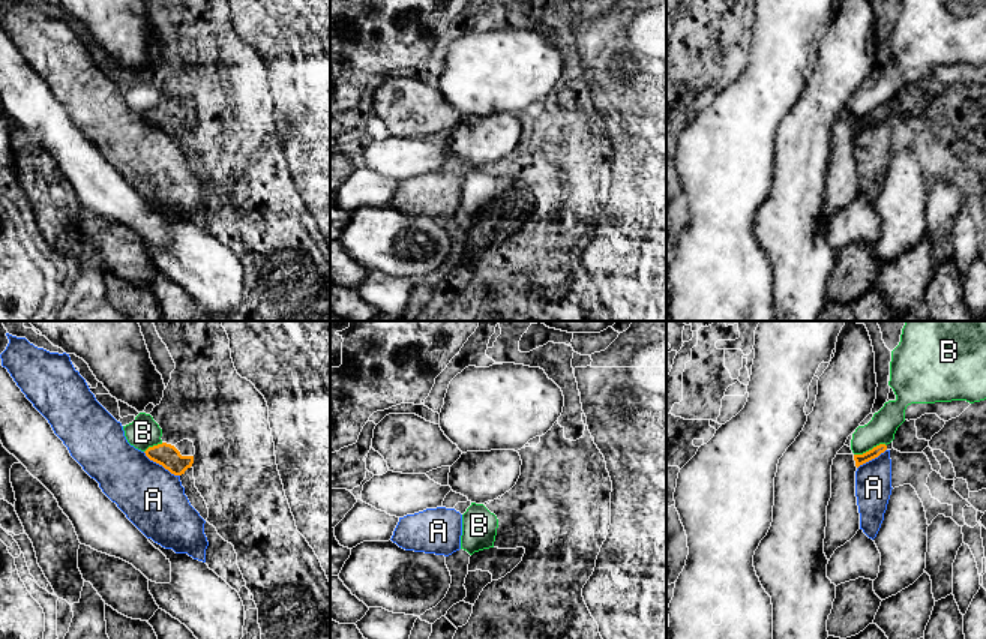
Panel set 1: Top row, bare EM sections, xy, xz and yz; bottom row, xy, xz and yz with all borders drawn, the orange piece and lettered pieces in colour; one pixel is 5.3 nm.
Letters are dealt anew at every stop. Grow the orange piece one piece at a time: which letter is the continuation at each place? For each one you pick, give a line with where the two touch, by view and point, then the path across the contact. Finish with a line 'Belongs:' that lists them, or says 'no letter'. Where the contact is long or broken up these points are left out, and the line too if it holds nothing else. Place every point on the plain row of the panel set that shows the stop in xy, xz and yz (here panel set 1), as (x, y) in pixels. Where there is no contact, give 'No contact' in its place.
Belongs: no letter

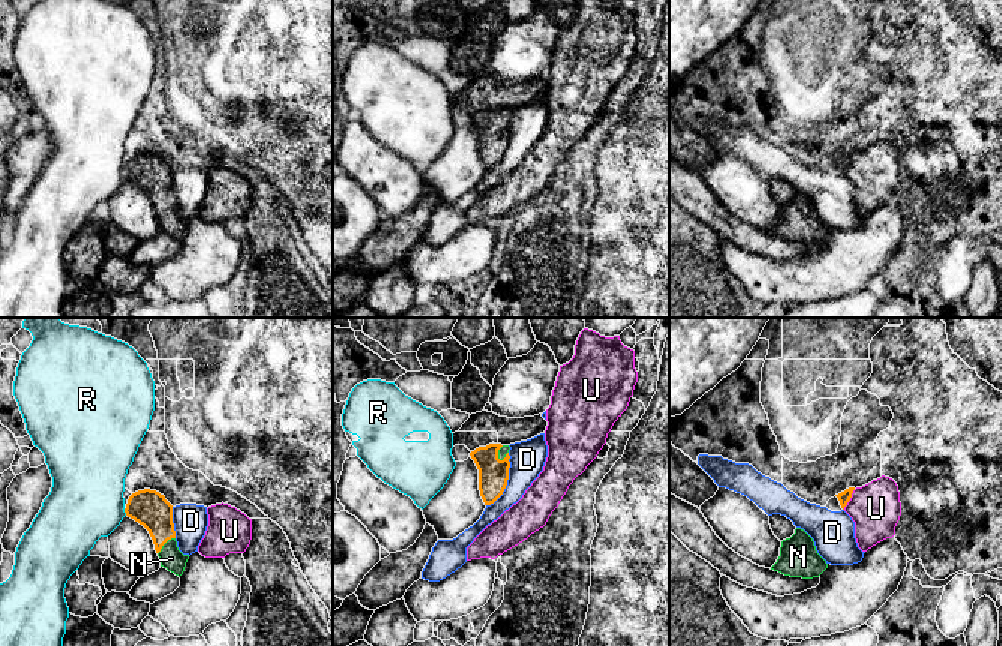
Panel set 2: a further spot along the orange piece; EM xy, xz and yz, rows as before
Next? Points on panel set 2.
N: Touches orange at xy (164, 207). Path across: xy (150, 173), (158, 183), (164, 207), (171, 222)
Belongs: N

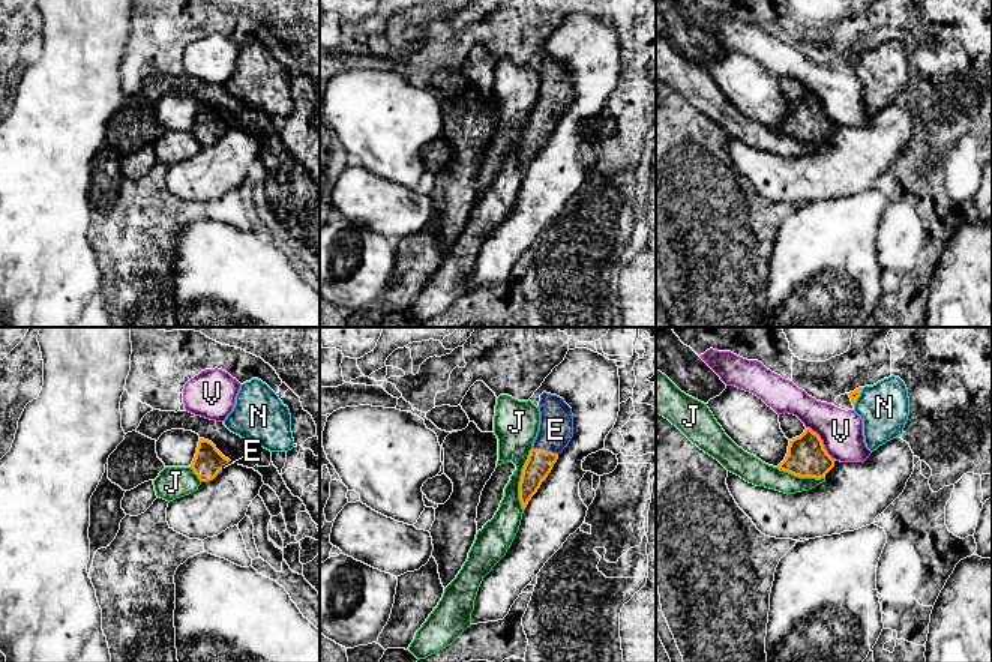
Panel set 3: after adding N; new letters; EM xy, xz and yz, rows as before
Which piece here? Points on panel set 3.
E: Touches orange at xz (545, 114). Path across: xz (539, 128), (545, 114), (556, 93)
Belongs: E

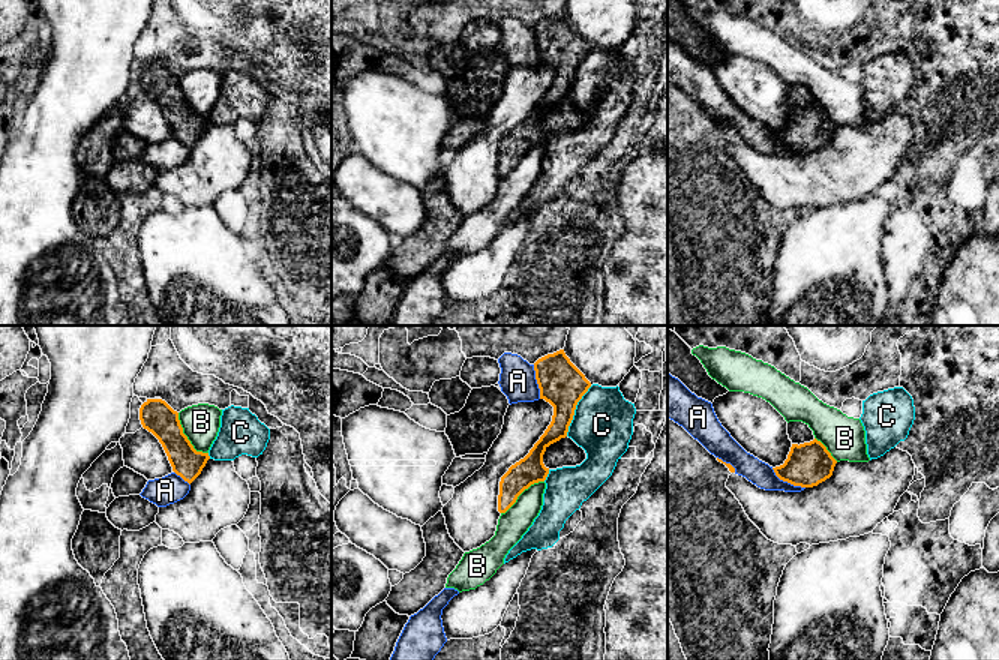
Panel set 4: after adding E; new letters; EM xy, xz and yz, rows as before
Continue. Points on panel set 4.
Belongs: no letter

